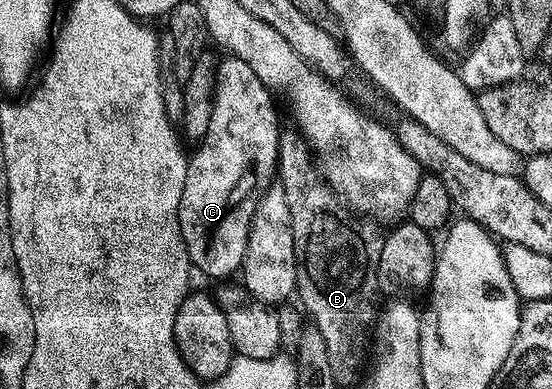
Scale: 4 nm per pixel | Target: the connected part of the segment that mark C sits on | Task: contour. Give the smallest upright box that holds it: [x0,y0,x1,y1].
[178,56,280,280]

